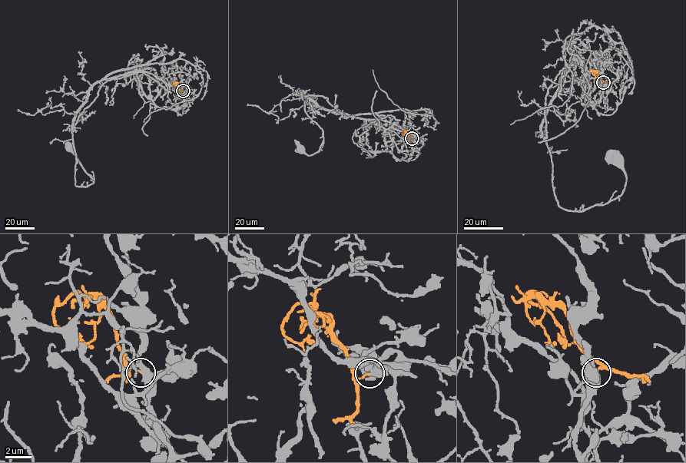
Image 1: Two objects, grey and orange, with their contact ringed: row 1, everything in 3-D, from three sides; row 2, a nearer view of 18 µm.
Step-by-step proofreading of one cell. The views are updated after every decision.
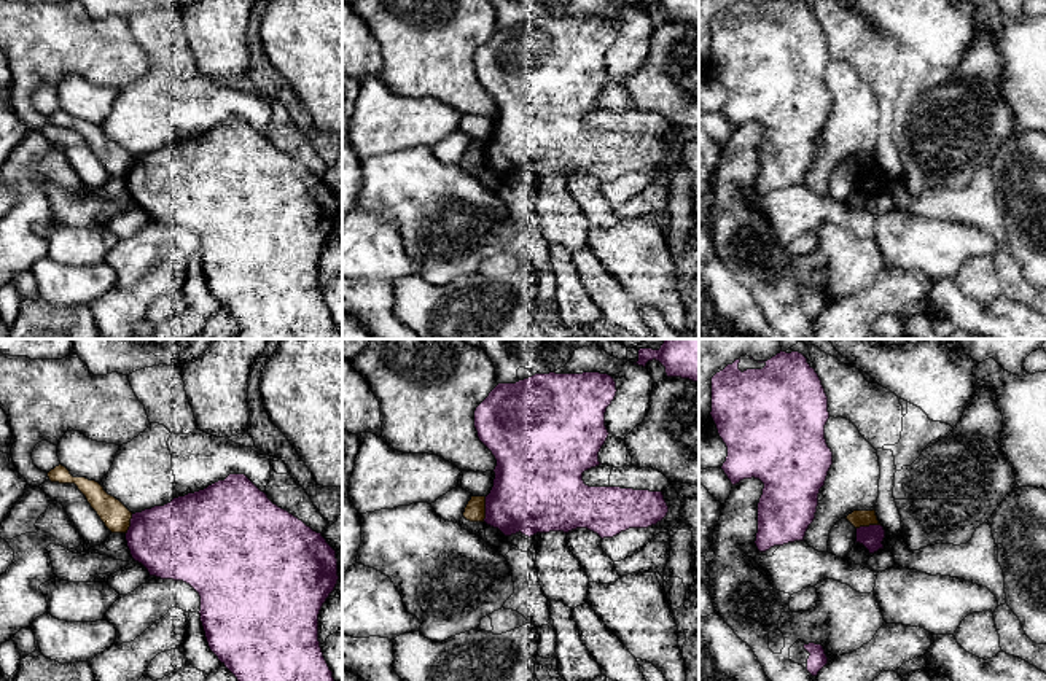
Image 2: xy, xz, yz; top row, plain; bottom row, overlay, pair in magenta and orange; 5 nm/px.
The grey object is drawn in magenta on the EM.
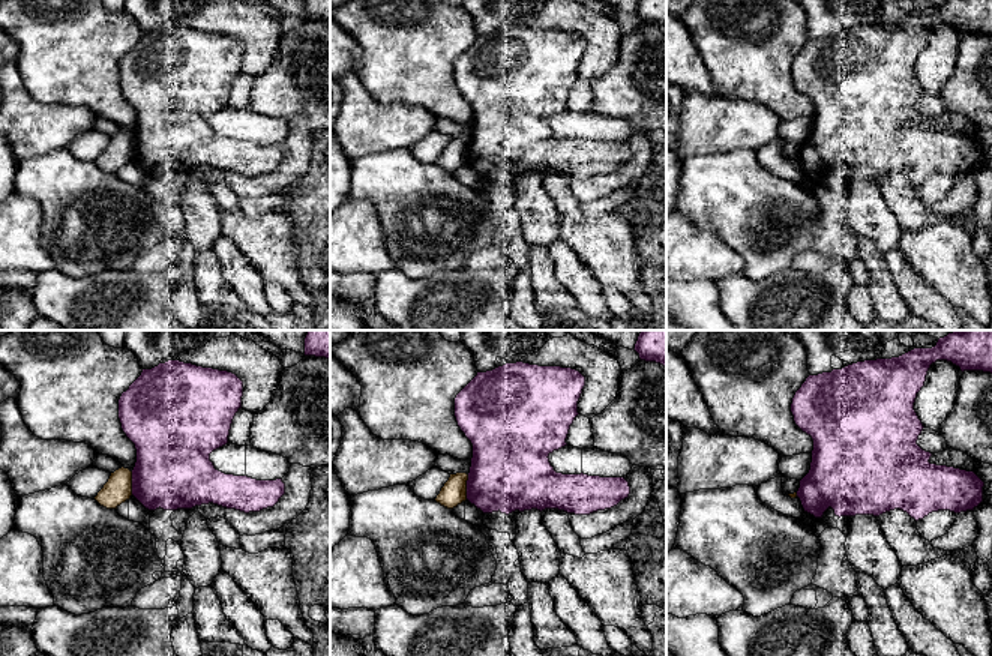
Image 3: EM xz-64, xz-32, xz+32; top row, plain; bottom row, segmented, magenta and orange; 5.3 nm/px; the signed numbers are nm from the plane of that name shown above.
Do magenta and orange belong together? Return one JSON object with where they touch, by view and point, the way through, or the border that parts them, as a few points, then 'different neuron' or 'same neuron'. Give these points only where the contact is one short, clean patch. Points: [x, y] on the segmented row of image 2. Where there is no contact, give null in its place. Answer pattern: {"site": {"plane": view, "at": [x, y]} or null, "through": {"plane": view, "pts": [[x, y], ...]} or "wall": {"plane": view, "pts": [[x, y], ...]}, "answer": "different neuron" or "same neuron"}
{"site": {"plane": "xz", "at": [486, 509]}, "answer": "different neuron"}

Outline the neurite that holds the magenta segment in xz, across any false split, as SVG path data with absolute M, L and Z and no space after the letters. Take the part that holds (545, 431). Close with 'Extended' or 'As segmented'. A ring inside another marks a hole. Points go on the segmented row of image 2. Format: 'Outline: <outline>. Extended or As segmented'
Outline: M535 374L516 383L498 383L474 411L479 441L497 460L495 479L486 496L484 522L505 536L587 528L602 539L629 528L661 522L669 506L662 492L589 487L583 473L602 465L599 452L608 438L607 407L616 396L608 374Z. As segmented

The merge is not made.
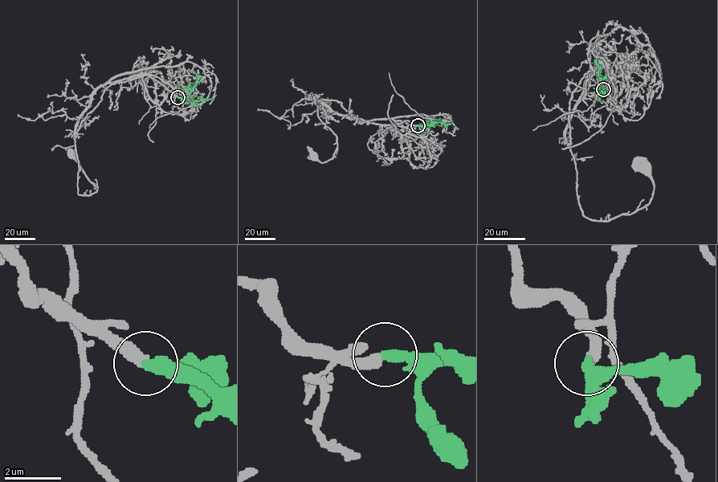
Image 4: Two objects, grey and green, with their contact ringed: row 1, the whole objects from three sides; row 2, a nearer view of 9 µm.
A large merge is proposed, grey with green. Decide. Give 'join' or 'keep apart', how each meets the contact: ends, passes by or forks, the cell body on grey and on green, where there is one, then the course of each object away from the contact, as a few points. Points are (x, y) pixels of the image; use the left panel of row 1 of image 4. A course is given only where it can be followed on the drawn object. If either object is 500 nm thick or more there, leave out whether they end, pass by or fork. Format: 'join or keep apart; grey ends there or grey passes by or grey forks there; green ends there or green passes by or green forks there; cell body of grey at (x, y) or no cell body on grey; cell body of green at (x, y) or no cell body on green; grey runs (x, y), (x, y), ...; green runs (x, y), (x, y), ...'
join; grey ends there; green ends there; cell body of grey at (74, 155); no cell body on green; grey runs (178, 97), (168, 83), (152, 75), (111, 84), (75, 138), (77, 194), (91, 195), (96, 189), (74, 155); green runs (178, 97), (185, 100), (188, 96), (197, 79), (196, 74)

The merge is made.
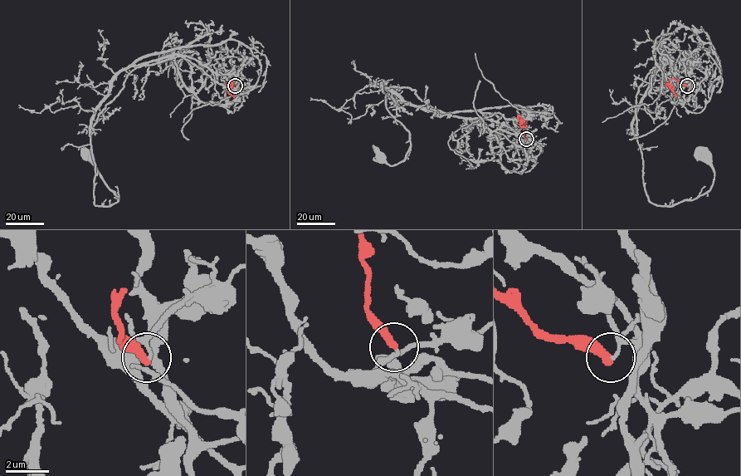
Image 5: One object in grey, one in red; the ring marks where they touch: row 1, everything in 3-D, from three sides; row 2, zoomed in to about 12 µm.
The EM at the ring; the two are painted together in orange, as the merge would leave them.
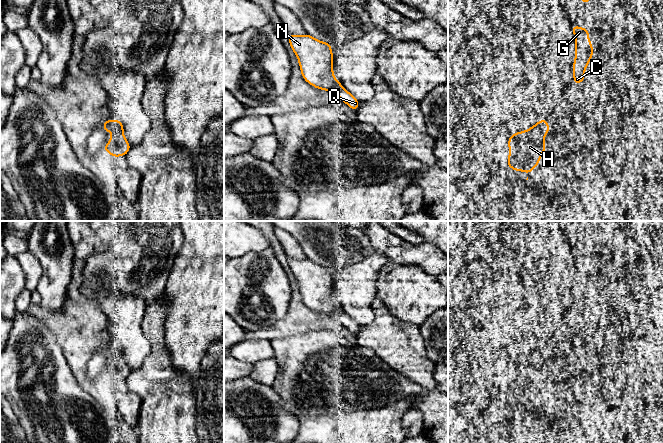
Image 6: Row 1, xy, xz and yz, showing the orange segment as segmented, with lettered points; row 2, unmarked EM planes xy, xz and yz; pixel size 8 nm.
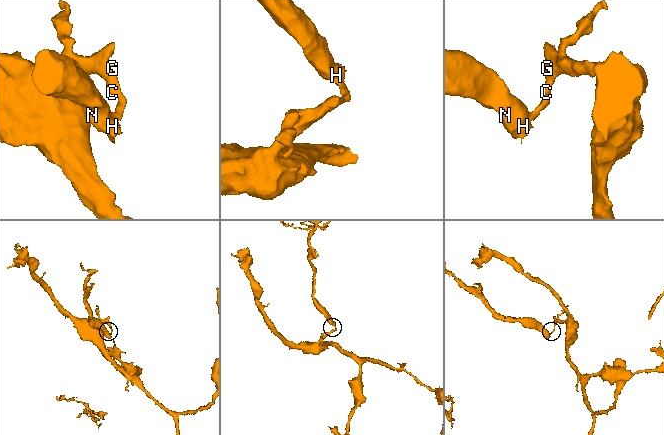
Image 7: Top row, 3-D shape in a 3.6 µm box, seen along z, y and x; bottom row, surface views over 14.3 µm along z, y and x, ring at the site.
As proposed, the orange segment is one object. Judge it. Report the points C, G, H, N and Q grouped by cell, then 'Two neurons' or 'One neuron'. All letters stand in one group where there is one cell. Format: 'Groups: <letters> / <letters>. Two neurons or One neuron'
Groups: C G Q / H N. Two neurons

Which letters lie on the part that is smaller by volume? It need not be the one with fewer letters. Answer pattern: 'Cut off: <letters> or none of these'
Cut off: H, N

